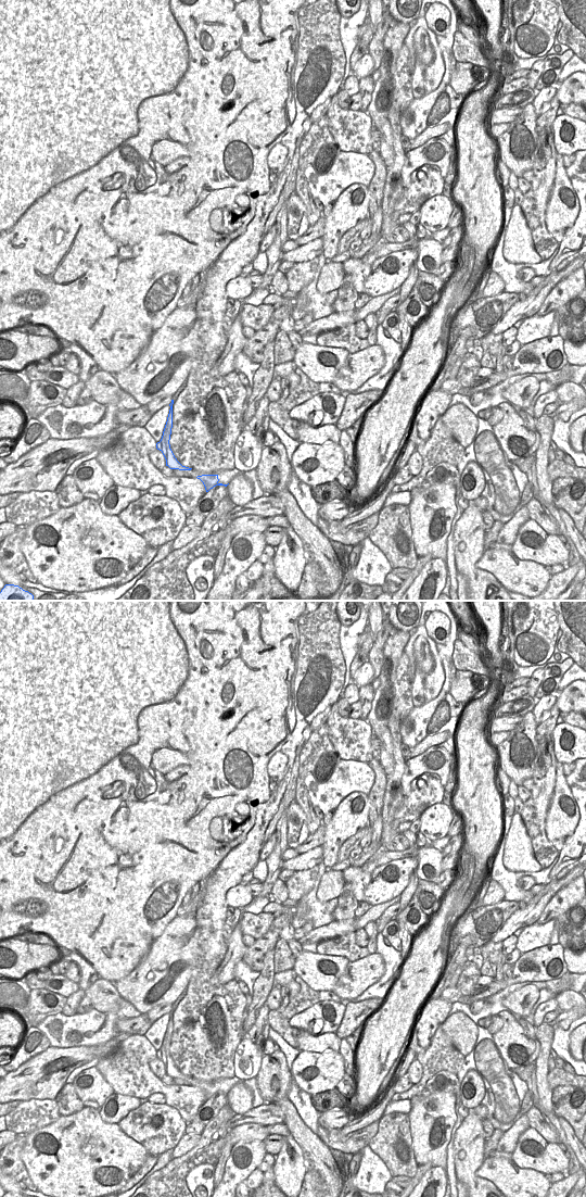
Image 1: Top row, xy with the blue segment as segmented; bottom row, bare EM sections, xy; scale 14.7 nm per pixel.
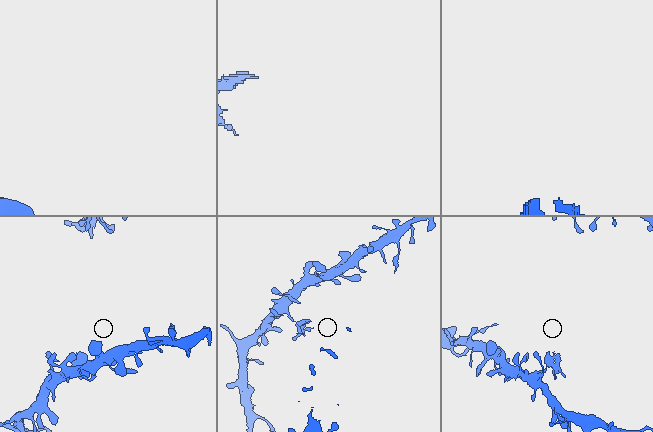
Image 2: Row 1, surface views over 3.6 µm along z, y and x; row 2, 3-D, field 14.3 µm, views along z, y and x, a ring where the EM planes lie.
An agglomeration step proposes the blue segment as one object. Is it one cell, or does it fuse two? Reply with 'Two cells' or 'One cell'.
Two cells

